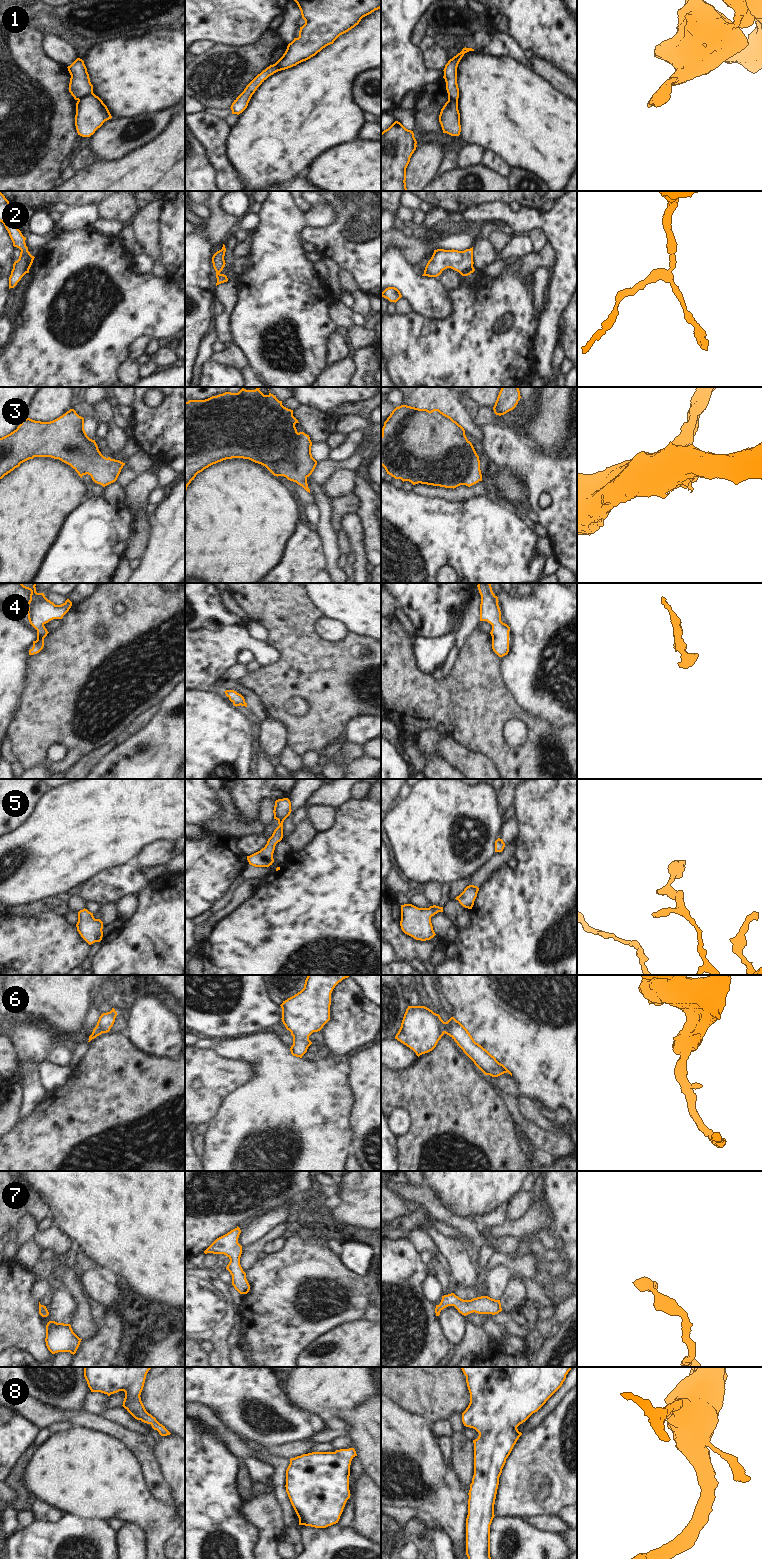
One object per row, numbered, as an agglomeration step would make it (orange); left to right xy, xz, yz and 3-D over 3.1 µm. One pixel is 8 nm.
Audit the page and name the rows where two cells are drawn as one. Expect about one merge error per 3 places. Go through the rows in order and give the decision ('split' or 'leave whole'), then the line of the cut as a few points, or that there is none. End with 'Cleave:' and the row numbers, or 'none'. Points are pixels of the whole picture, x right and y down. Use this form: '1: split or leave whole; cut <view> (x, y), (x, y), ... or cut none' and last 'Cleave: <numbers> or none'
1: split; cut xy (92, 92), (78, 100)
2: leave whole; cut none
3: leave whole; cut none
4: leave whole; cut none
5: leave whole; cut none
6: leave whole; cut none
7: leave whole; cut none
8: leave whole; cut none
Cleave: 1

